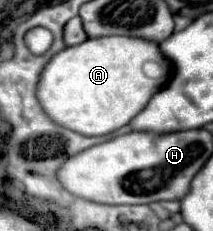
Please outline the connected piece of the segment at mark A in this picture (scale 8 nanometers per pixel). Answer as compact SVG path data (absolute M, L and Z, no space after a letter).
M139 37L87 39L81 45L63 49L49 61L39 81L39 101L43 101L43 109L47 109L49 117L55 119L55 123L59 125L91 137L107 135L127 125L139 111L143 111L149 99L167 85L169 77L171 63L161 53L157 41L147 41Z

